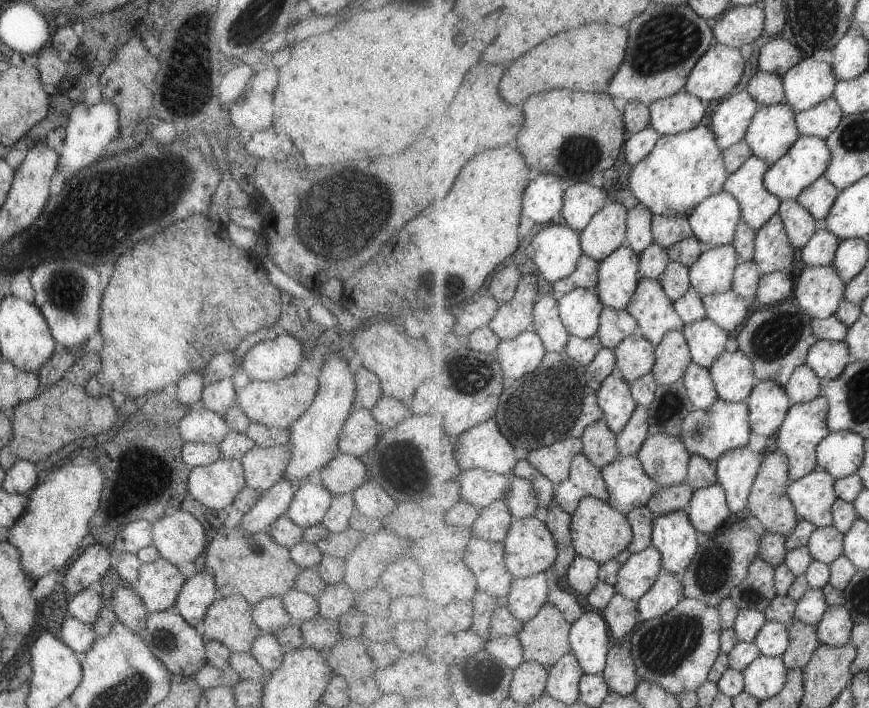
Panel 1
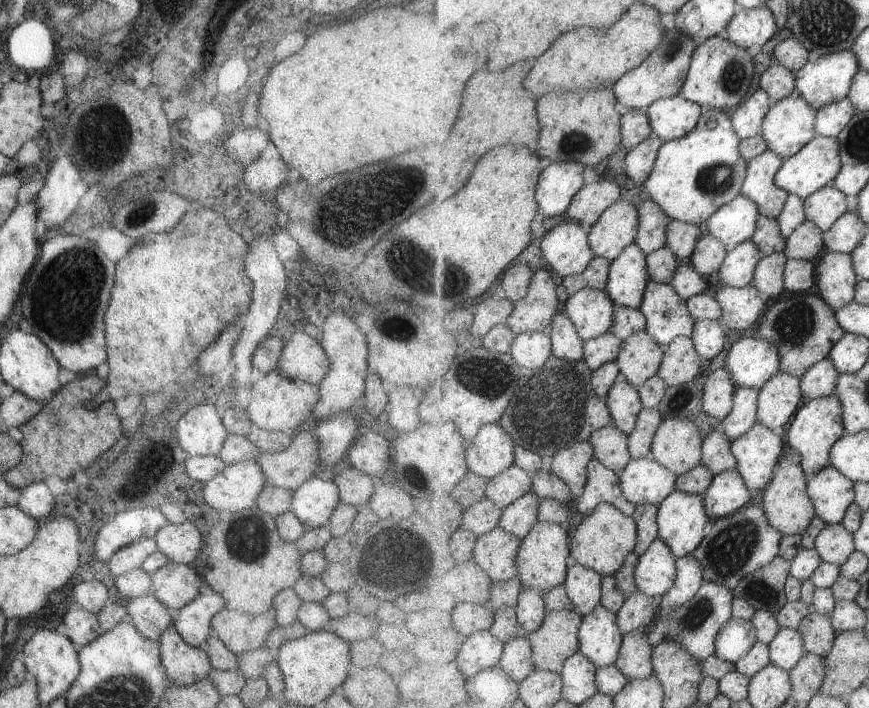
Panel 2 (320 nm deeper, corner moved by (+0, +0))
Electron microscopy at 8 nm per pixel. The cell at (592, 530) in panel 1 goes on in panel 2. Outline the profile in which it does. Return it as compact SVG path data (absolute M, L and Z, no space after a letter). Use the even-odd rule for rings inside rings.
M601 502L595 513L584 517L575 530L570 542L571 554L578 565L591 568L603 577L615 575L625 564L627 556L635 551L639 541L638 526L630 515L625 515L621 510L607 502Z

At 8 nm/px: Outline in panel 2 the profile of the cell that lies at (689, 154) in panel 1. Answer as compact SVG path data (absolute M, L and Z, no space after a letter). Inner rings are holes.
M711 108L703 114L697 128L680 140L663 141L652 133L646 142L626 154L624 165L629 179L644 186L649 198L659 204L667 216L699 225L741 195L748 166L741 145L731 115Z

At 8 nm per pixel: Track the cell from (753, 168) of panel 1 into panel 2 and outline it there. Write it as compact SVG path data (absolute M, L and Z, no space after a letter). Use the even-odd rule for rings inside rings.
M771 150L748 161L741 195L753 200L762 216L777 219L790 198L789 193L775 184L775 176L783 164L782 158Z

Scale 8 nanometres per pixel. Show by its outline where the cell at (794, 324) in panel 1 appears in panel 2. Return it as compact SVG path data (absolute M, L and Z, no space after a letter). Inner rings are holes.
M795 294L791 302L789 298L783 298L763 314L756 334L779 346L782 372L803 377L817 362L827 359L833 346L846 334L839 326L835 312L820 295Z

